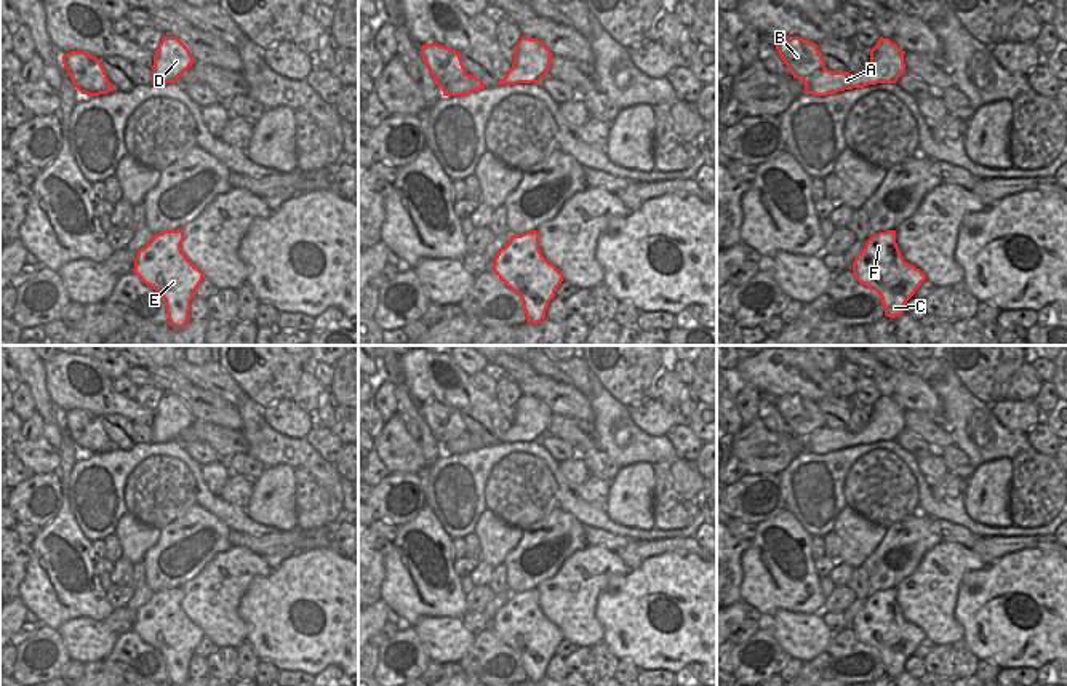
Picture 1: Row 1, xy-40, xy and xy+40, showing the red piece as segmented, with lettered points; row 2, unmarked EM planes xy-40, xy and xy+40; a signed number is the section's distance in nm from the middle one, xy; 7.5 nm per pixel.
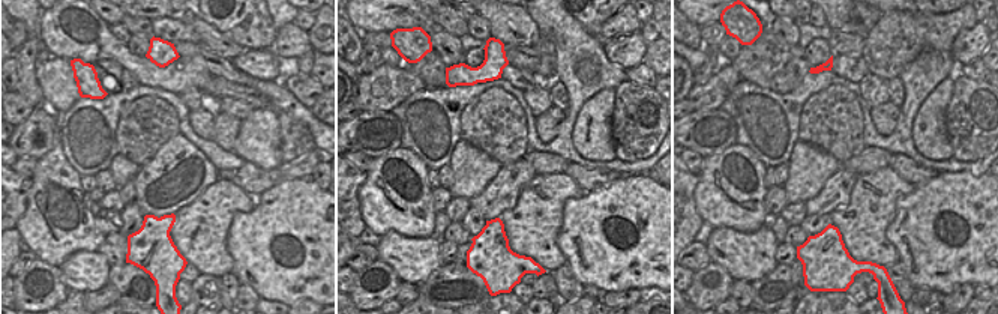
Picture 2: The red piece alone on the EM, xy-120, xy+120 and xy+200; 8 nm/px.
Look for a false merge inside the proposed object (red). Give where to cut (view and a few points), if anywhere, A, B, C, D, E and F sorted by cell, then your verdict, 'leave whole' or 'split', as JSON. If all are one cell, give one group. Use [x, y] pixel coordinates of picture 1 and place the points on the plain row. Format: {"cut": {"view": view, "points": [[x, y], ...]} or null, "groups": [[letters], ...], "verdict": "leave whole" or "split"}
{"cut": {"view": "xy", "points": [[464, 430], [442, 446]]}, "groups": [["A", "C", "D", "E", "F"], ["B"]], "verdict": "split"}

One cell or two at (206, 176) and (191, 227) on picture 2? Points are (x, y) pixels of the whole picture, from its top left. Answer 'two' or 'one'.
two

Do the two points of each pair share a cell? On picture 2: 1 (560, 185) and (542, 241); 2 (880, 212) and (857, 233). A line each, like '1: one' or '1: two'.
1: one
2: one

